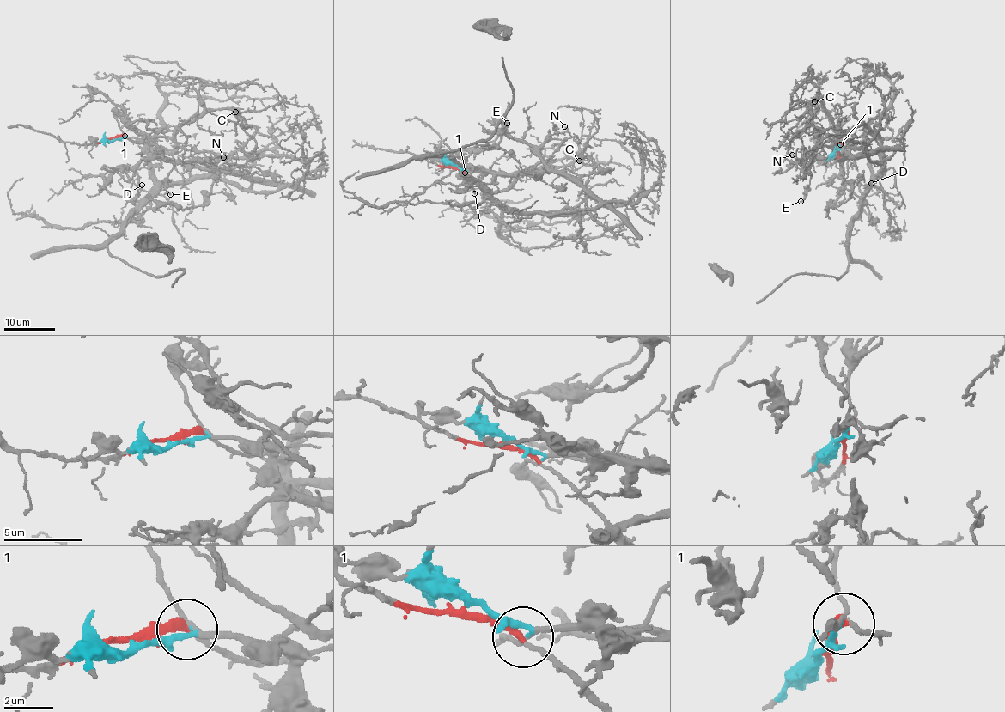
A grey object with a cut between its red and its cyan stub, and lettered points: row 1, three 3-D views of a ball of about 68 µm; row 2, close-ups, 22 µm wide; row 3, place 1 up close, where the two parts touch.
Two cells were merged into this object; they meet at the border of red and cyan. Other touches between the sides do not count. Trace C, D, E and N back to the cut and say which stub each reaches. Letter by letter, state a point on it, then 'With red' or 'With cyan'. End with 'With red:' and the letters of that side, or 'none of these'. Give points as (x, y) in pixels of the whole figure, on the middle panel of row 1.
C: Place: (579, 161). With red
D: Place: (474, 193). With cyan
E: Place: (507, 123). With cyan
N: Place: (564, 126). With red
With red: C, N

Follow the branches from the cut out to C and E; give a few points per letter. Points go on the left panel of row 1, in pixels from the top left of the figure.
C: (112, 139), (126, 136), (154, 150), (171, 152), (184, 124), (213, 110), (236, 107), (235, 112)
E: (112, 139), (136, 136), (157, 156), (209, 168), (192, 161), (175, 165), (167, 179), (170, 194)

